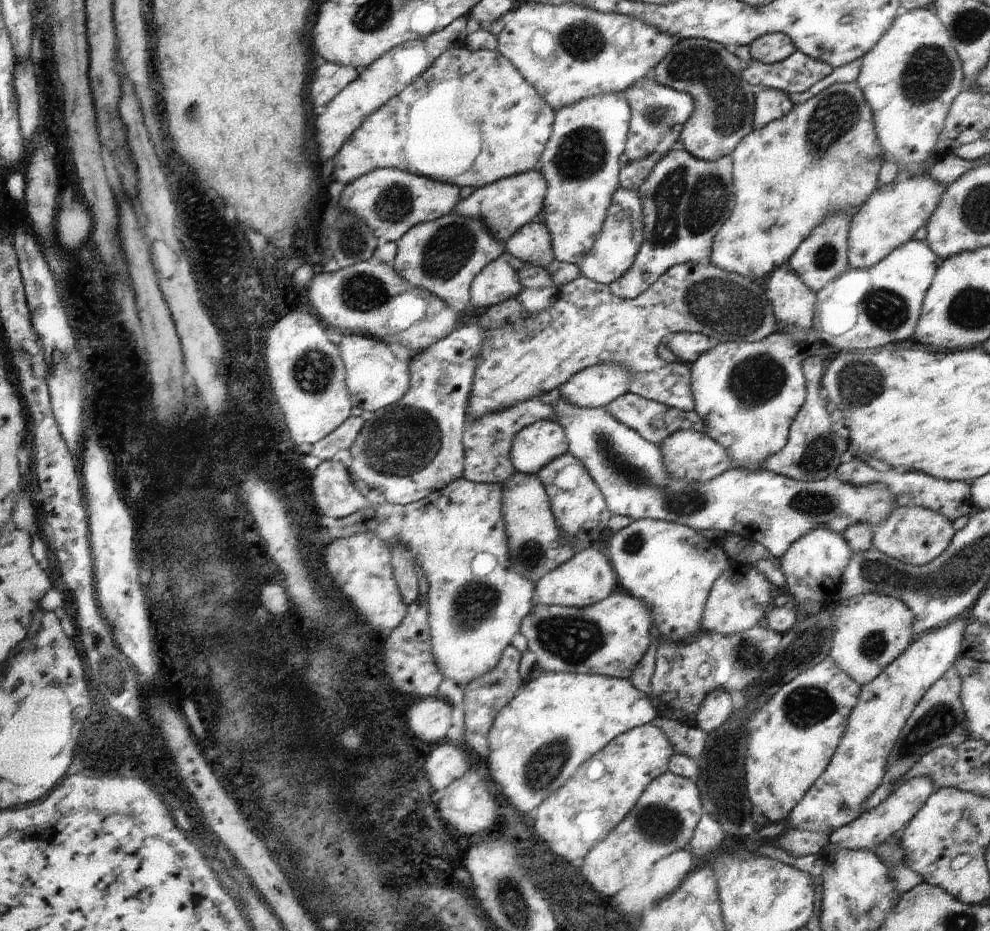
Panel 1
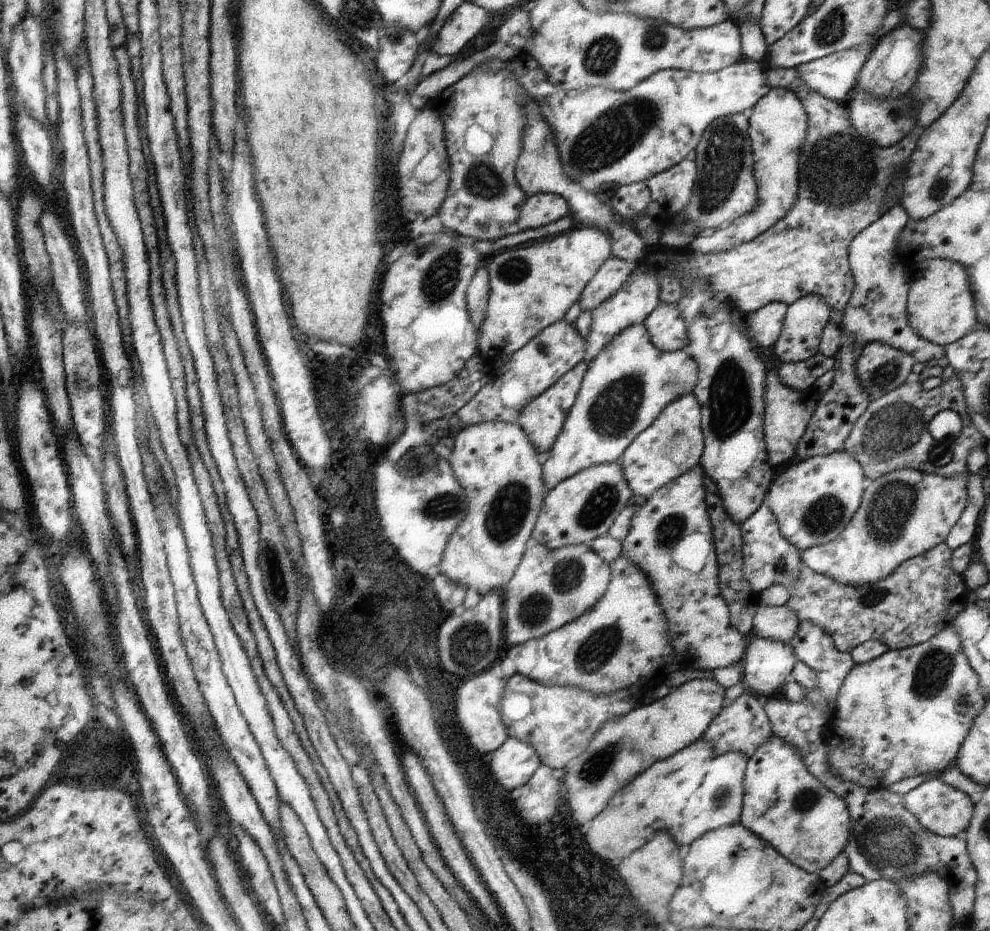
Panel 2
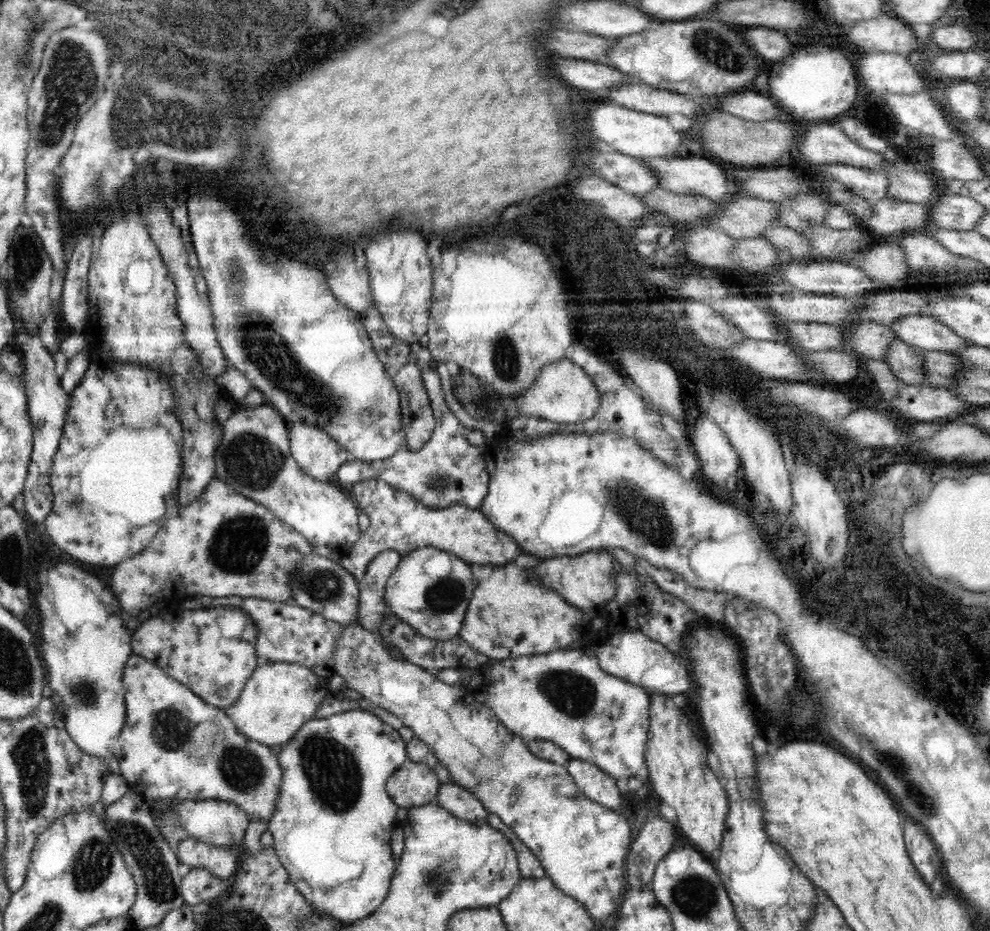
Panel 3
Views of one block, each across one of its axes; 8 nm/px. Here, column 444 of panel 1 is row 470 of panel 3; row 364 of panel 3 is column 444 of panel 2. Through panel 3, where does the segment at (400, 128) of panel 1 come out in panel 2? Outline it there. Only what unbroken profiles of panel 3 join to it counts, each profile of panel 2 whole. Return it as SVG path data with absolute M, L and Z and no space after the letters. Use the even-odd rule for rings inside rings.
M478 69L471 71L452 86L444 89L441 94L452 94L448 100L444 100L444 108L440 110L440 118L443 122L444 138L447 157L449 160L450 182L446 198L442 201L438 218L446 230L454 232L471 240L498 240L506 236L508 227L516 222L521 206L528 195L520 188L515 175L515 166L523 149L523 134L525 130L525 114L523 113L523 96L521 85L510 77L514 72L509 69Z

